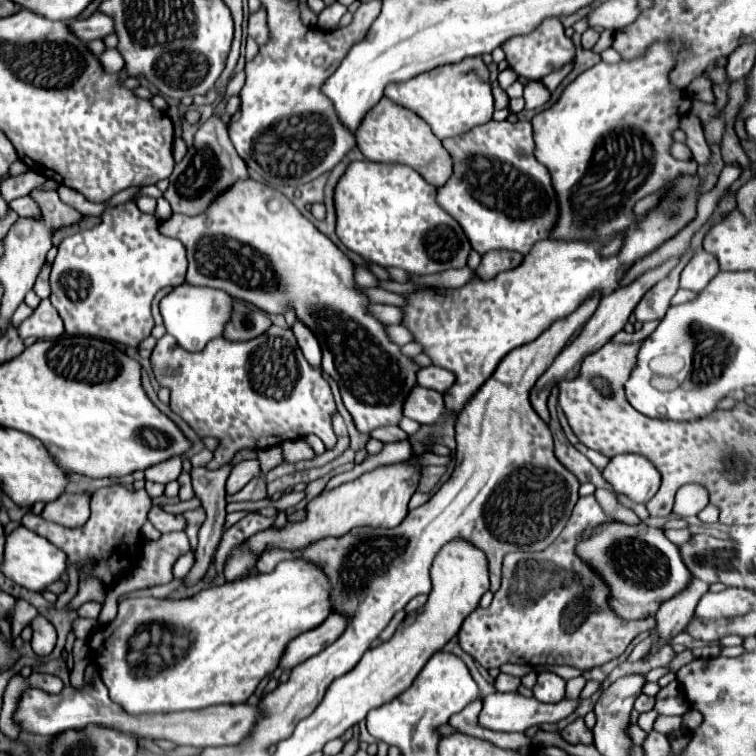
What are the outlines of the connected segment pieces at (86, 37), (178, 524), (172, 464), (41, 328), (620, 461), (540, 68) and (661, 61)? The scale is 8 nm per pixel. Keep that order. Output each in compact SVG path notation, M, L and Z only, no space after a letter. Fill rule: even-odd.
M94 13L88 19L74 19L70 21L72 31L82 39L82 41L92 41L92 39L104 39L106 35L114 33L114 21L112 17L104 13Z
M154 507L148 515L148 521L154 523L154 527L160 533L172 533L172 531L186 531L188 521L184 519L184 515L170 515L164 513L160 507Z
M174 457L174 459L168 459L164 463L158 463L150 469L144 471L146 473L146 481L152 481L152 483L170 483L170 481L176 481L178 475L182 473L182 459L180 457Z
M44 299L36 311L24 319L18 327L20 339L26 337L36 337L36 339L56 339L64 333L64 325L60 321L60 315L52 307L50 299Z
M622 453L612 457L602 475L614 491L624 493L634 503L646 503L660 487L658 469L638 453Z
M546 19L538 29L534 29L528 35L520 35L520 37L512 37L512 41L504 43L502 49L506 51L506 59L510 63L510 67L526 79L532 81L540 81L546 75L570 65L576 61L576 47L572 43L572 39L568 39L564 35L564 27L560 23L560 19Z
M670 39L670 41L656 41L648 47L648 51L644 55L640 55L638 59L622 59L620 63L604 63L600 61L598 65L590 67L588 71L580 73L560 95L560 99L546 111L540 111L534 119L532 119L532 127L534 127L534 143L536 143L536 149L534 149L534 155L536 159L548 167L550 175L552 175L552 183L556 187L556 193L558 193L558 199L560 199L560 225L556 225L556 231L552 233L554 239L598 239L598 237L608 237L616 231L622 231L624 227L632 225L634 223L634 217L632 217L632 207L636 201L640 201L642 197L650 195L650 193L656 193L660 187L664 187L664 183L668 179L674 179L682 173L694 173L696 171L696 163L684 163L684 161L678 161L670 155L670 147L674 143L672 139L672 133L680 127L680 117L684 117L688 111L690 111L690 97L684 95L680 89L676 89L672 83L670 83L670 71L680 63L680 53L686 49L688 45L678 41L678 39Z

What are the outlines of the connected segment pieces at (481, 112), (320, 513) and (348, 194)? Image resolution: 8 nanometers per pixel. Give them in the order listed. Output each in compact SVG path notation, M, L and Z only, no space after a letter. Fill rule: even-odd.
M482 57L440 65L404 83L392 83L384 89L384 97L422 117L432 127L434 135L442 141L448 137L458 137L478 125L488 123L494 113L494 97L488 79L488 67L484 65Z
M396 463L396 465L384 465L378 467L370 473L360 475L358 479L344 483L332 491L320 493L316 499L308 503L308 517L302 523L288 523L286 529L266 529L262 533L256 533L250 537L244 545L250 545L250 551L246 553L244 547L236 547L226 563L224 575L228 581L242 579L250 567L254 567L258 555L268 547L268 545L280 545L282 549L300 549L304 545L310 545L312 541L318 541L320 537L340 537L348 533L354 527L396 527L404 521L408 515L408 501L414 495L418 485L418 467L410 467L408 463Z
M352 161L336 185L336 235L354 253L382 267L400 267L412 275L432 275L466 267L472 251L462 227L436 203L436 187L404 165Z

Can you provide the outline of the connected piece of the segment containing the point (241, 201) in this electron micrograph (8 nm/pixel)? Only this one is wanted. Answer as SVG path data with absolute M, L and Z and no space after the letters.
M254 179L238 181L224 195L220 195L204 215L172 215L168 221L160 223L160 233L180 239L186 247L186 283L222 289L228 295L244 299L266 313L284 315L288 309L294 309L300 323L304 323L320 341L322 369L338 383L344 407L352 415L354 427L360 433L370 433L376 427L400 423L404 399L416 387L416 373L420 371L420 365L404 355L400 345L390 341L386 325L370 315L370 299L362 293L362 287L354 279L354 263L278 189Z

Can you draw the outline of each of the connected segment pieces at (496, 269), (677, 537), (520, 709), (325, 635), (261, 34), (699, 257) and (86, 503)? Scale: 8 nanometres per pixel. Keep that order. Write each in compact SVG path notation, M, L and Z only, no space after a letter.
M490 251L486 255L482 255L482 263L476 269L476 275L480 279L492 279L502 271L508 269L516 269L520 263L524 261L524 257L520 253L510 253L510 251Z
M666 529L664 533L666 533L666 537L668 537L672 543L676 543L676 545L684 545L684 543L688 543L690 537L692 537L688 529Z
M492 693L484 699L484 709L480 713L478 723L486 729L494 729L494 731L518 731L524 733L526 729L534 727L534 725L542 725L542 723L558 723L562 719L566 719L568 715L572 715L578 705L580 705L580 697L576 699L562 699L560 703L548 705L548 703L540 703L534 697L526 699L518 693Z
M332 613L322 625L294 637L288 647L284 649L284 655L280 657L280 669L294 669L296 665L304 663L306 659L310 659L312 655L318 655L324 647L328 647L330 643L334 643L342 631L344 631L346 623L344 617L340 617L338 613Z
M264 5L256 13L250 15L248 35L254 37L258 45L262 45L262 43L268 41L268 27L266 27L266 9L264 9Z
M698 251L684 267L680 277L680 287L700 293L716 273L718 273L718 261L710 253Z
M64 493L64 497L44 507L42 517L62 527L82 527L90 517L90 495Z

